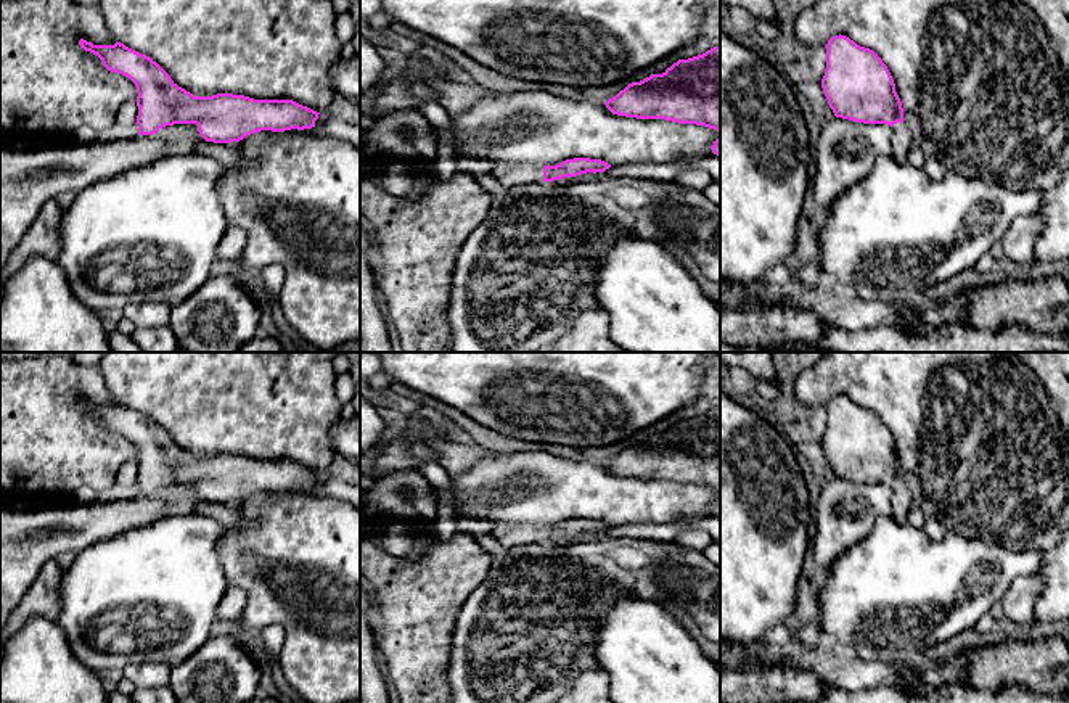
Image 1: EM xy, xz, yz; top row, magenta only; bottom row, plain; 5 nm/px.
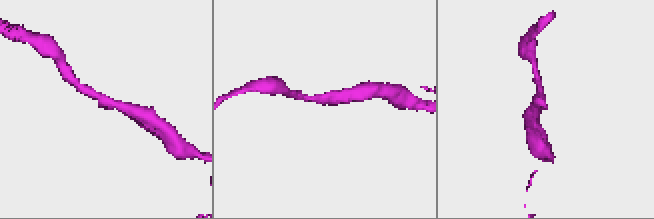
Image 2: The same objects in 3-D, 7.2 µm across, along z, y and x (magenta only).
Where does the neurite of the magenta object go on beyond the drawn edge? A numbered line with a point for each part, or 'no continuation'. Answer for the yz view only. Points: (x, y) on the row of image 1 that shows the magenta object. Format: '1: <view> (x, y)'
1: yz (902, 142)

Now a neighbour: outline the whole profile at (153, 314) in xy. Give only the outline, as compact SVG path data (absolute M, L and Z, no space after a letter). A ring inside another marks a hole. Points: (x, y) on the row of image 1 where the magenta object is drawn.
M158 301L129 304L122 314L135 327L159 328L167 327L170 319L170 306Z

